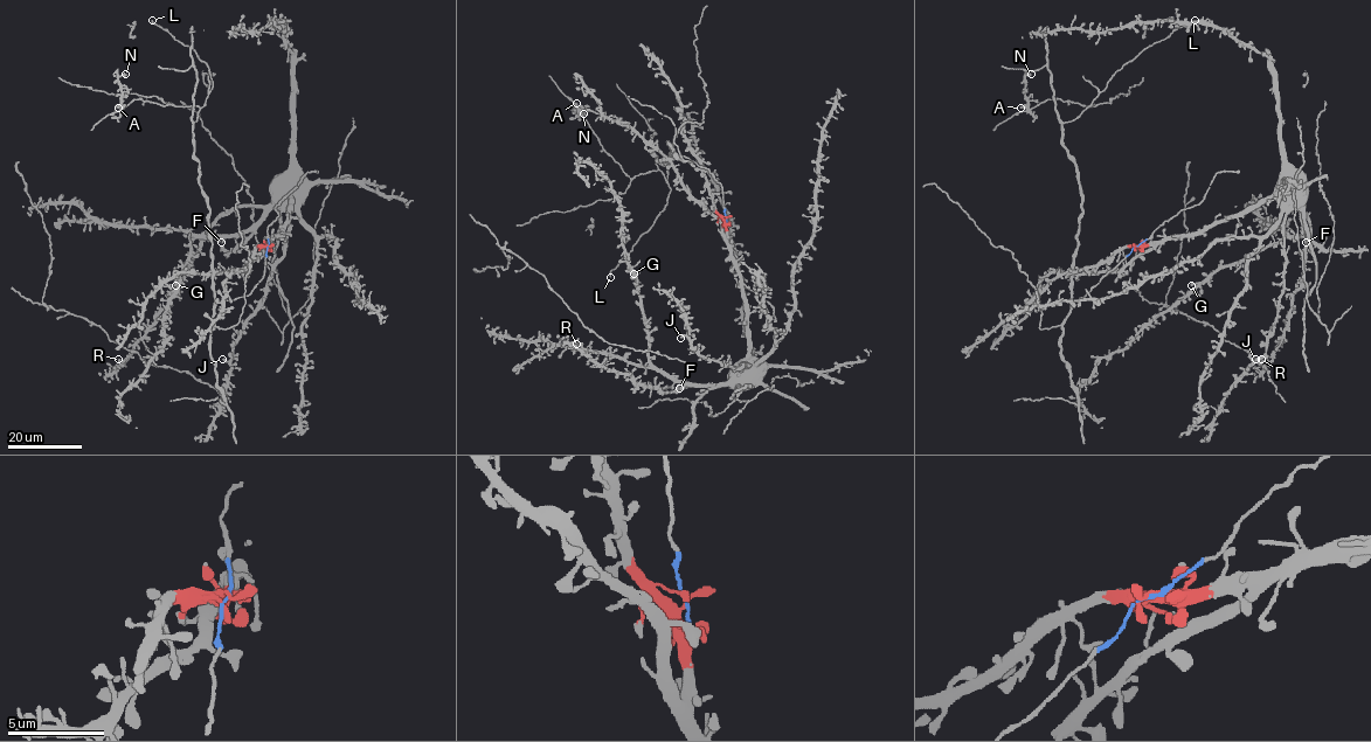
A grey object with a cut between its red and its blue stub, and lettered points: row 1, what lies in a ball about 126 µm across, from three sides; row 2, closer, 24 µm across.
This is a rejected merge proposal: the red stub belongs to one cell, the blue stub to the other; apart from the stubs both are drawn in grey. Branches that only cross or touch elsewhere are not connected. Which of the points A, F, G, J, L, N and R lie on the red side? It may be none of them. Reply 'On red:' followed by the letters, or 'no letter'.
On red: F, G, J, R

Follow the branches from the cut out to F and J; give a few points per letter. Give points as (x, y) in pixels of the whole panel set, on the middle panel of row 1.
F: (726, 217), (726, 241), (745, 303), (747, 358), (727, 382), (680, 387)
J: (726, 217), (726, 241), (745, 303), (747, 368), (710, 360), (692, 348), (686, 337), (680, 337)

